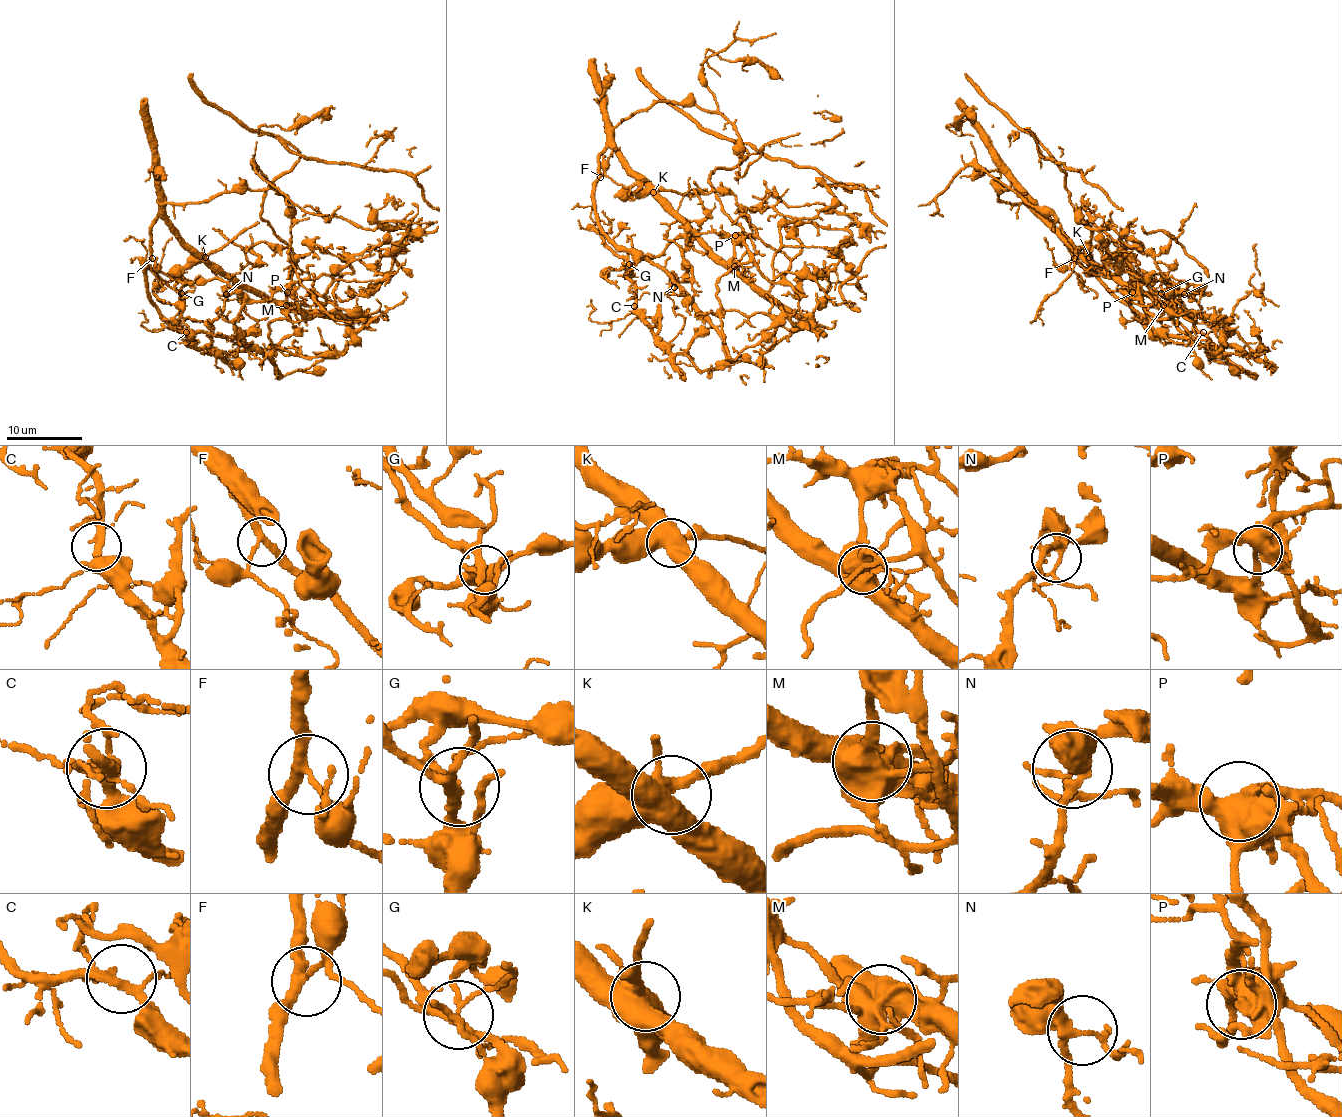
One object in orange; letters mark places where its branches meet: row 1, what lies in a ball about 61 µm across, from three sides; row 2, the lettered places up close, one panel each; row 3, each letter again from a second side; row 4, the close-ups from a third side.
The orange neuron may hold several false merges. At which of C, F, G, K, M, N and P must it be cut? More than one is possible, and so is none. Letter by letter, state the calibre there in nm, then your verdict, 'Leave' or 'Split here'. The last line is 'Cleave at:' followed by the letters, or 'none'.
C: Thickness 240 nm. Leave
F: Thickness 240 nm. Leave
G: Thickness 240 nm. Split here
K: Thickness 550 nm. Leave
M: Thickness 650 nm. Split here
N: Thickness 200 nm. Leave
P: Thickness 480 nm. Leave
Cleave at: G, M

